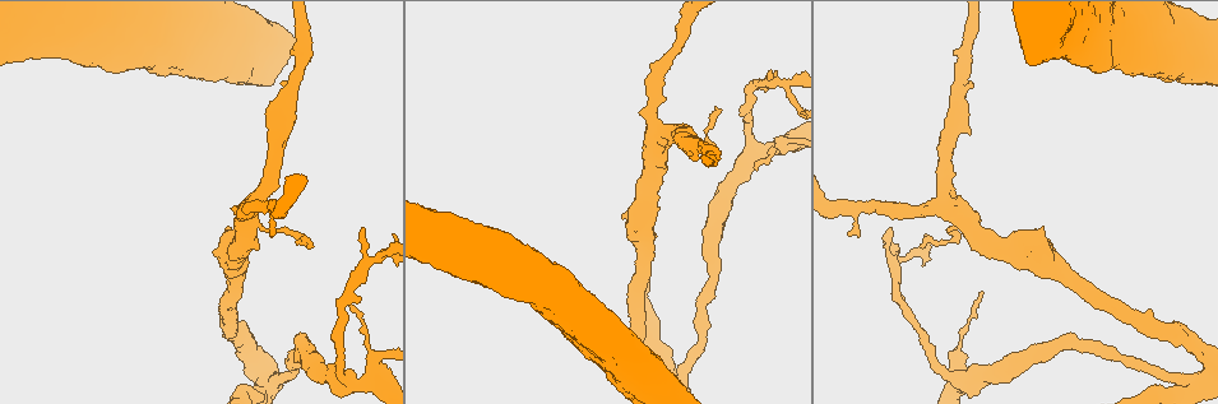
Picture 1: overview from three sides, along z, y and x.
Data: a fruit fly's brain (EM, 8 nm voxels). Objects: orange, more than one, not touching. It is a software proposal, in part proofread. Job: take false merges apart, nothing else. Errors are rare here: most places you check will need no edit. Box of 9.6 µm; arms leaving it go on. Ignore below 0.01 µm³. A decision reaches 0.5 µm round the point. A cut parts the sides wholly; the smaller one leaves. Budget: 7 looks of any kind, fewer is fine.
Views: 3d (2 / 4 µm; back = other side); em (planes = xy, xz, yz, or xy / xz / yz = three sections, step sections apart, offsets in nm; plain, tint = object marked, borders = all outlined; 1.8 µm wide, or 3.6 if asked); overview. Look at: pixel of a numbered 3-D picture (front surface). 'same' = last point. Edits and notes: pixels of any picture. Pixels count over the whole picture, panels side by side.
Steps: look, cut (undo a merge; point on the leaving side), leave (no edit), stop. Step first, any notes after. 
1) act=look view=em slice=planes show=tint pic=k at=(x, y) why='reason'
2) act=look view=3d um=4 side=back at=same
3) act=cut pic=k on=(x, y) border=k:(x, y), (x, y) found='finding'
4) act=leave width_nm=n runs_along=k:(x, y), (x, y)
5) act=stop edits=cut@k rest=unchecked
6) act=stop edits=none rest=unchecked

act=look view=em slice=xz step=4 show=tint pic=1 at=(779, 79) why='thick turns thin'

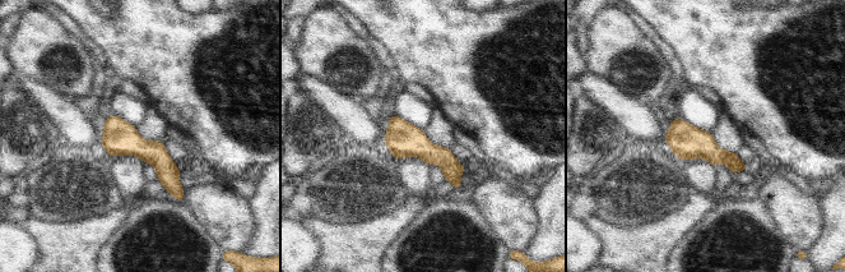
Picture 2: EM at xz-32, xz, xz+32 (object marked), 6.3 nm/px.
act=leave runs_along=2:(111, 118), (166, 170), (180, 197) found='all the same neuron'

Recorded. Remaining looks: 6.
act=look view=em um=3.6 slice=xz step=4 show=tint pic=1 at=(369, 380) why='looks like a crossing'

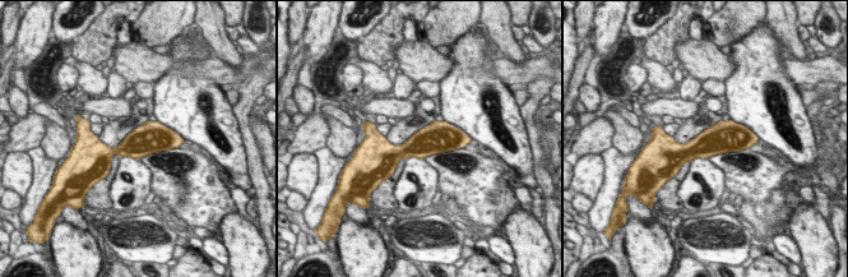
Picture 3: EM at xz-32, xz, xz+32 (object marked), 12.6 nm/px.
act=look view=em um=3.6 slice=planes show=borders at=same

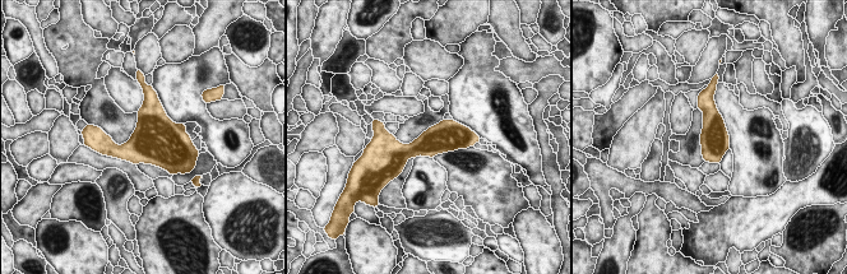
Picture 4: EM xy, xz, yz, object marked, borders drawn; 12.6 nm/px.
act=leave found='all the same neuron'

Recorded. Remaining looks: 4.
act=look view=em um=3.6 slice=planes show=tint pic=1 at=(1148, 46) why='closes a loop'

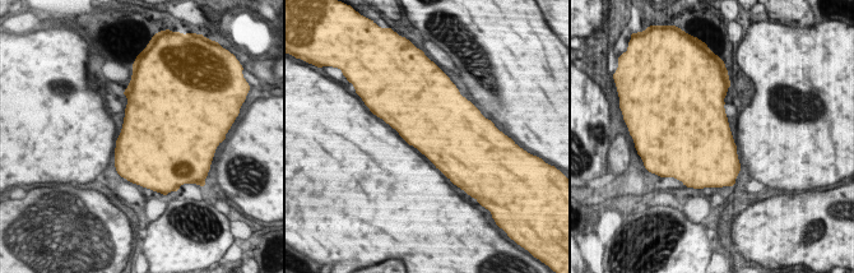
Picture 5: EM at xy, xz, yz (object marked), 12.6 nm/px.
act=leave found='continuous, no second neuron'

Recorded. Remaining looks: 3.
act=stop edits=none rest=unchecked

